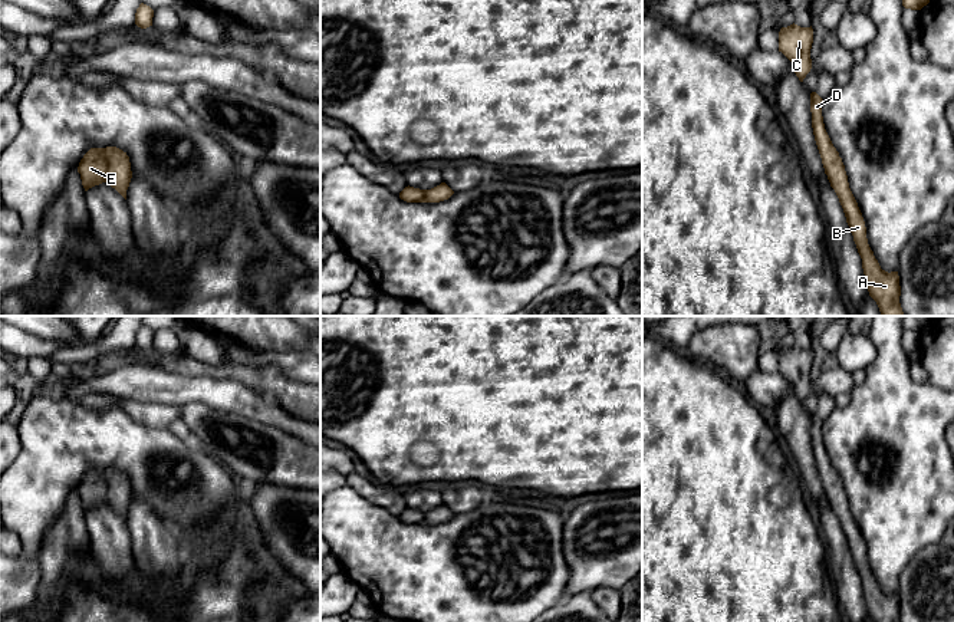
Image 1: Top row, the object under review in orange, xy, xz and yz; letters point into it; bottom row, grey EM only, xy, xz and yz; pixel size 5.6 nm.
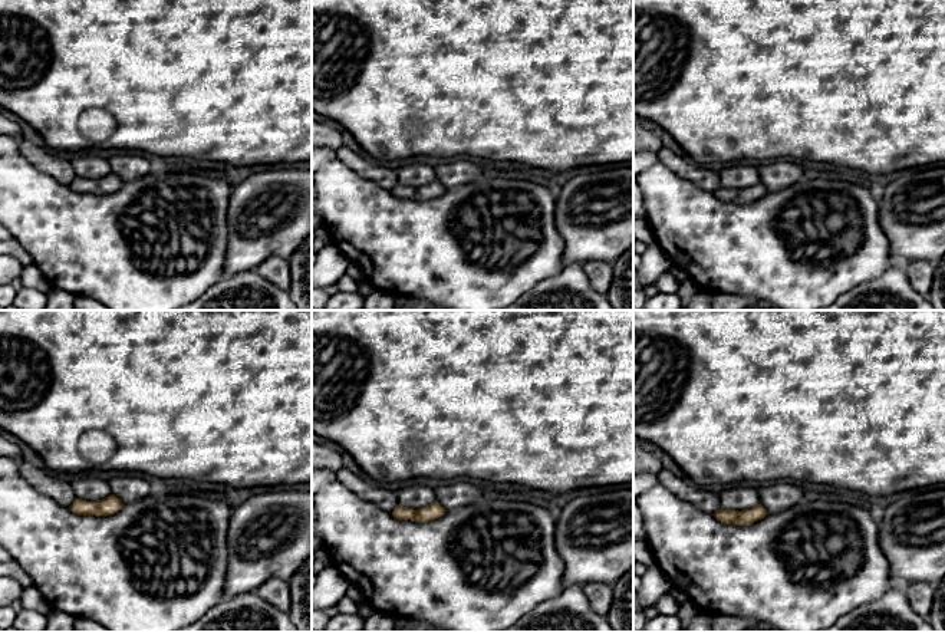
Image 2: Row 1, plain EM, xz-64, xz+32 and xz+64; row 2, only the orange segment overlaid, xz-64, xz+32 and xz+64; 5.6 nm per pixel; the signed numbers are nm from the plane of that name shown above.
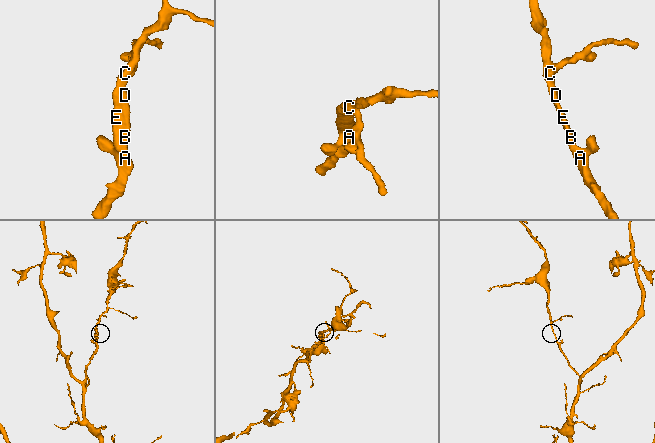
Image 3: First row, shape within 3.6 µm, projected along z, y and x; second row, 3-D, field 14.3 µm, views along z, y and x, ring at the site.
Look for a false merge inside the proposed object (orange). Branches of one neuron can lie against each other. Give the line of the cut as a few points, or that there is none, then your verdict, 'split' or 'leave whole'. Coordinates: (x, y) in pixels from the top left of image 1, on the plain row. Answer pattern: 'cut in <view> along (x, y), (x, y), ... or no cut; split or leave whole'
no cut; leave whole

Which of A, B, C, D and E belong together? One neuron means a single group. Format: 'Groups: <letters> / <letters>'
Groups: A B C D E

